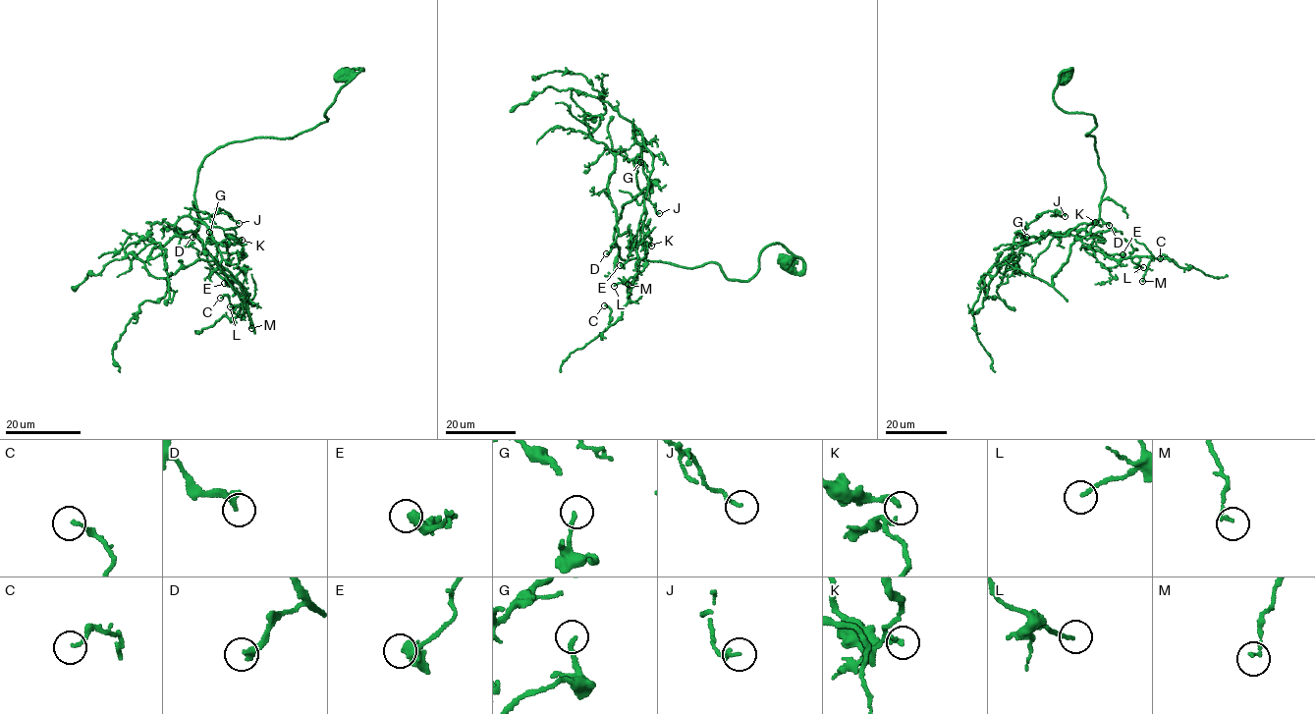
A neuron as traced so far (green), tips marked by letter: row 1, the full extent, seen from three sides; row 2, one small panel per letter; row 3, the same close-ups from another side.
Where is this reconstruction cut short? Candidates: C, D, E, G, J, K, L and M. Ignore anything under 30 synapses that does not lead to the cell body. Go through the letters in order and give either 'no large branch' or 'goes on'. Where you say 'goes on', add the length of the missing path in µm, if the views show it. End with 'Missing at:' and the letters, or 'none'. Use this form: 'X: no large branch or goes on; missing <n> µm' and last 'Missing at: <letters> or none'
C: no large branch
D: no large branch
E: no large branch
G: no large branch
J: no large branch
K: no large branch
L: no large branch
M: no large branch
Missing at: none

